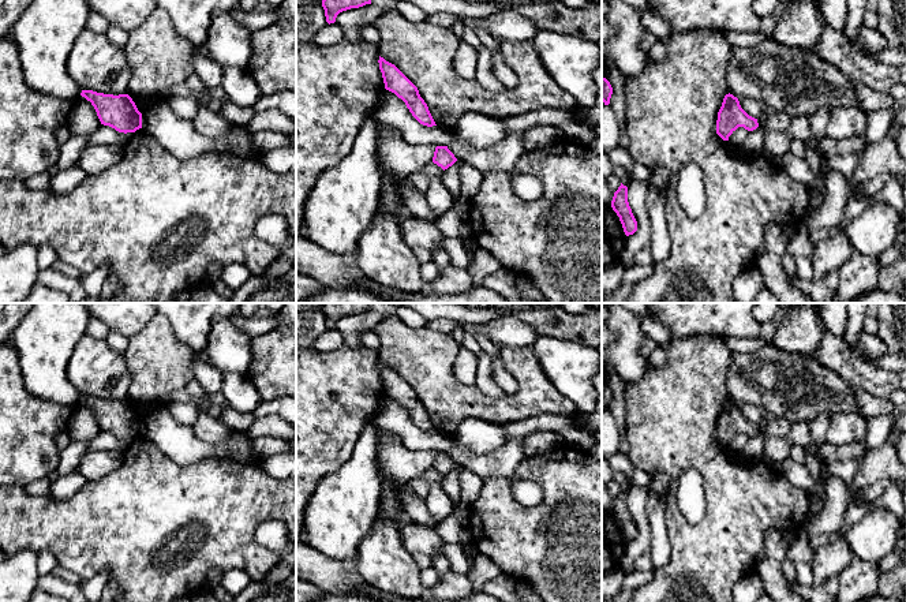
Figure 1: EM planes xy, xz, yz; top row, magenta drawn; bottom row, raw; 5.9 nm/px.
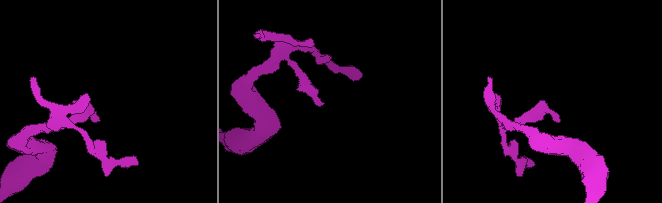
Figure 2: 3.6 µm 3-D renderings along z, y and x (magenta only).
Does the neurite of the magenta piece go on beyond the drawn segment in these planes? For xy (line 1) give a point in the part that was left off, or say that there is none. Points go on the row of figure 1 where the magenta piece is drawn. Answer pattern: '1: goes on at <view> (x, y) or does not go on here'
1: does not go on here

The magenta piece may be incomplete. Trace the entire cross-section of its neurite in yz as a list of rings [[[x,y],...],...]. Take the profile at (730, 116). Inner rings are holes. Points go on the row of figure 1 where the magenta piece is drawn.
[[[726,94],[722,106],[718,112],[716,134],[729,141],[729,137],[738,128],[744,127],[753,131],[759,127],[757,119],[749,116],[740,105],[740,101],[733,94]]]

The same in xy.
[[[82,90],[81,96],[91,102],[101,124],[124,134],[142,128],[142,113],[128,94],[113,96]]]

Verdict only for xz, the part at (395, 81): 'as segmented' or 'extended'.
as segmented

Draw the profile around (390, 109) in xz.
[[[383,90],[371,117],[377,123],[388,124],[400,131],[401,138],[409,145],[448,146],[456,141],[452,131],[437,126],[420,124],[409,112],[405,102],[394,93]]]

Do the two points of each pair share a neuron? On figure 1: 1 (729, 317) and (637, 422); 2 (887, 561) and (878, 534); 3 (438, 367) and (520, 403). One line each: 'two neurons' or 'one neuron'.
1: two neurons
2: two neurons
3: one neuron

